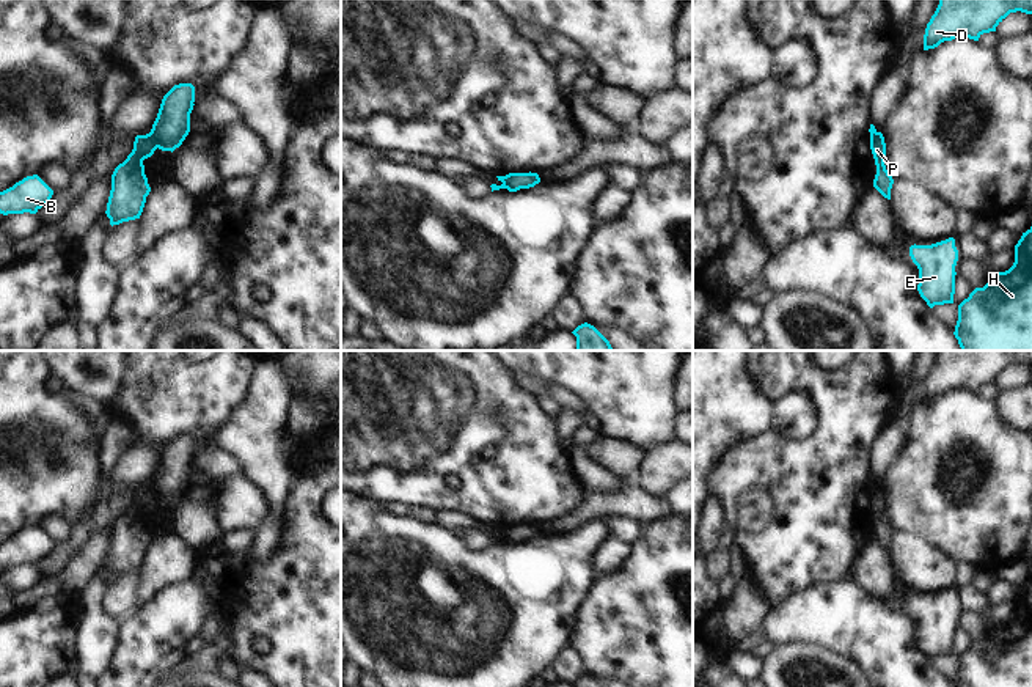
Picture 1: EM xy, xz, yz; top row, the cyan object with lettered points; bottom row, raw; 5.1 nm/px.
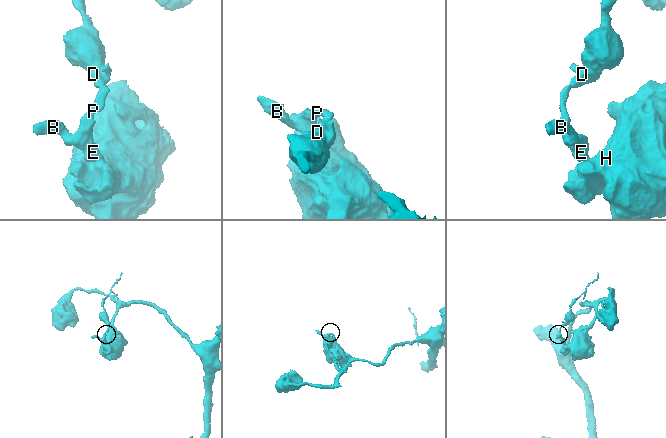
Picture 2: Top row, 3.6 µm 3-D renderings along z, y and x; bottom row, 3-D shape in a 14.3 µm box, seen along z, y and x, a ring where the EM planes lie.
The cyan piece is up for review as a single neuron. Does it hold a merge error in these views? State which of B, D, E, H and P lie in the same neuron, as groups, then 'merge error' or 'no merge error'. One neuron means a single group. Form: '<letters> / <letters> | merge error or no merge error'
B E H P / D | merge error

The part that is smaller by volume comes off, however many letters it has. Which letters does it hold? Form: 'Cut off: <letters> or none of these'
Cut off: D

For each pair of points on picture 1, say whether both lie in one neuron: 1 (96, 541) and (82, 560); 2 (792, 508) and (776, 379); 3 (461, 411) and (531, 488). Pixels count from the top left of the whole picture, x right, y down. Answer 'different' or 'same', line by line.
1: same
2: same
3: same

